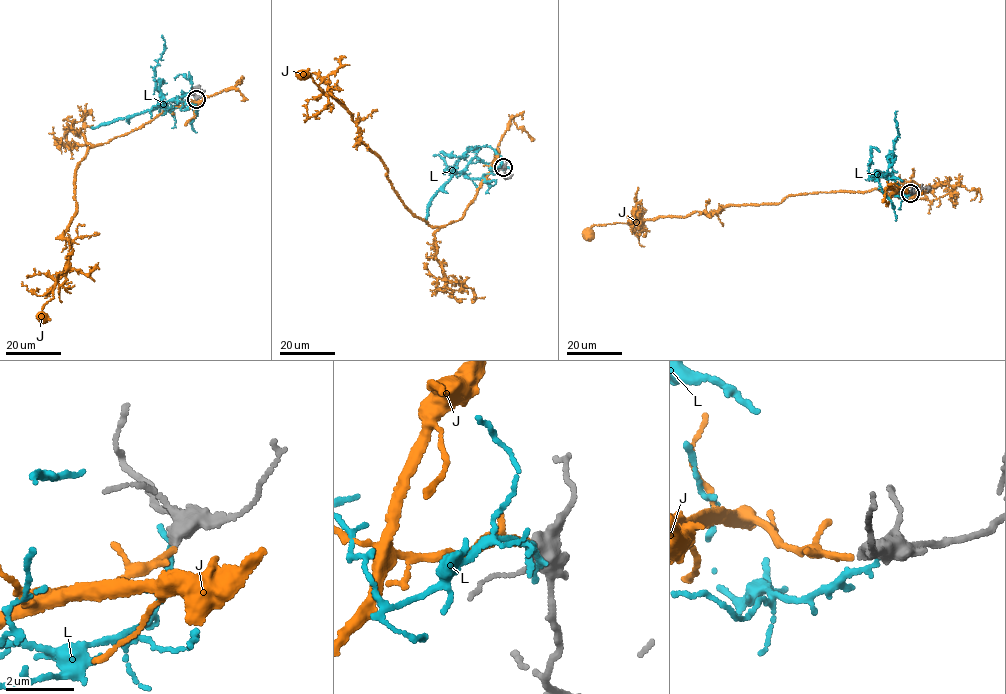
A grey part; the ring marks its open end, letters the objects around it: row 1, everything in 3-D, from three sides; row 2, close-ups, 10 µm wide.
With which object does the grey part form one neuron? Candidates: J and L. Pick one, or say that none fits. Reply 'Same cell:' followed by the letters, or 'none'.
Same cell: J

